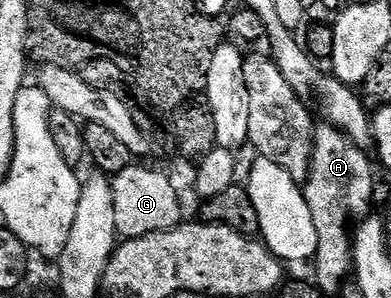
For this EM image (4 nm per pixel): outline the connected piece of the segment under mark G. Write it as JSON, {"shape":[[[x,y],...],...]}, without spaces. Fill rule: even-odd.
{"shape":[[[134,164],[123,172],[112,175],[111,181],[115,200],[115,228],[122,239],[147,236],[151,232],[163,232],[181,225],[183,203],[167,175]]]}

